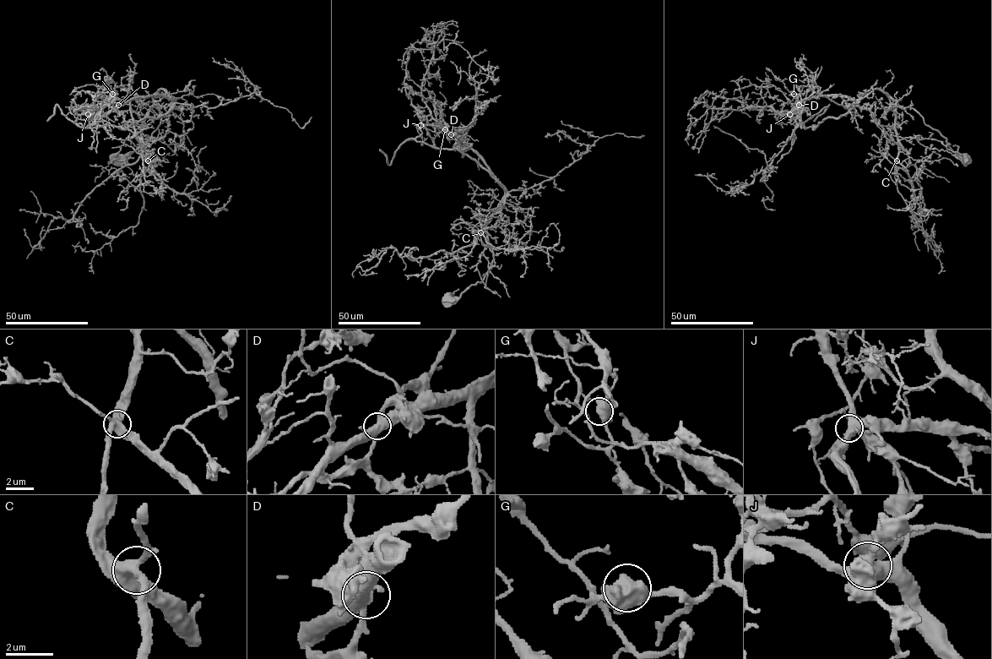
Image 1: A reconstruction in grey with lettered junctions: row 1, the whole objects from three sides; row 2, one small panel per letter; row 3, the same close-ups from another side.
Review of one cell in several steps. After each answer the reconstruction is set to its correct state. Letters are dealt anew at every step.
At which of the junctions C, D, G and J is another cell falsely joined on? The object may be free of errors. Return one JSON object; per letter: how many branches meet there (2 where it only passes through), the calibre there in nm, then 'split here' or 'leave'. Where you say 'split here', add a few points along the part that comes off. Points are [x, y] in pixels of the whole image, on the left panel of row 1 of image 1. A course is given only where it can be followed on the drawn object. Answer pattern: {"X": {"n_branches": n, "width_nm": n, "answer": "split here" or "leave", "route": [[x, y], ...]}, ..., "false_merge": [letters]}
{"C": {"n_branches": 4, "width_nm": 440, "answer": "leave"}, "D": {"n_branches": 4, "width_nm": 500, "answer": "leave"}, "G": {"n_branches": 4, "width_nm": 480, "answer": "leave"}, "J": {"n_branches": 4, "width_nm": 500, "answer": "leave"}, "false_merge": []}

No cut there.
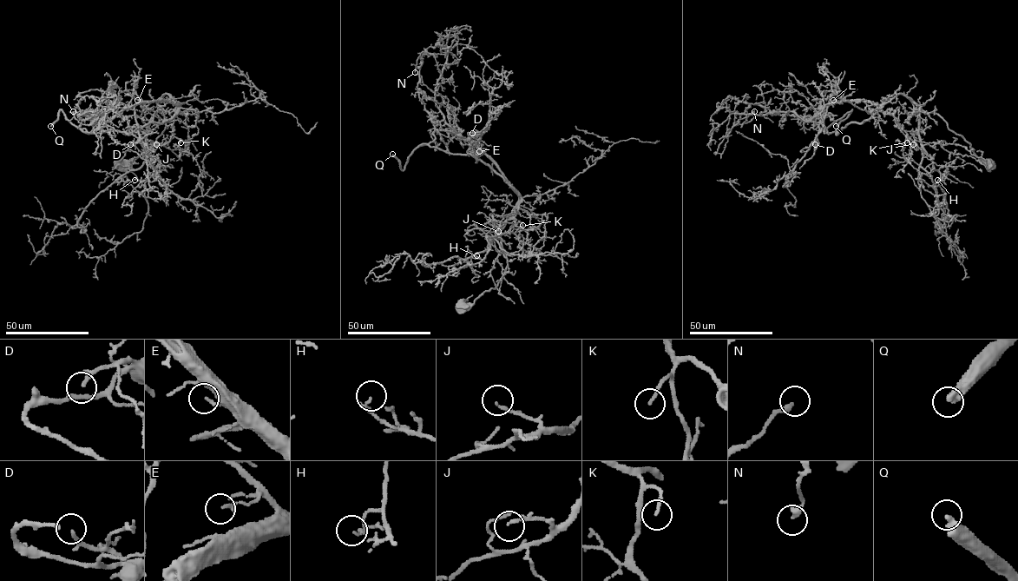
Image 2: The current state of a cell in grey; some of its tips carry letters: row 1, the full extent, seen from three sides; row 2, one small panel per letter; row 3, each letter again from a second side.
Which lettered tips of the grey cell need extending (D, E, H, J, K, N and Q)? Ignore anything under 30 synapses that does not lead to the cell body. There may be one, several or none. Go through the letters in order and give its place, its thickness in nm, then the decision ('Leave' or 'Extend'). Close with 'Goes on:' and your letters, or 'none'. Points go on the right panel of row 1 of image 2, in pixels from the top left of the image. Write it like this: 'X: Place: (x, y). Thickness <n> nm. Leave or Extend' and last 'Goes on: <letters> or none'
D: Place: (815, 144). Thickness 110 nm. Extend
E: Place: (833, 100). Thickness 140 nm. Leave
H: Place: (937, 180). Thickness 150 nm. Leave
J: Place: (913, 144). Thickness 140 nm. Leave
K: Place: (907, 142). Thickness 130 nm. Leave
N: Place: (754, 111). Thickness 280 nm. Leave
Q: Place: (836, 126). Thickness 400 nm. Extend
Goes on: D, Q

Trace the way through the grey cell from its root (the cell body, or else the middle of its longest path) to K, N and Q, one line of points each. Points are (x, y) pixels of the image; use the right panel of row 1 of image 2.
K: (988, 164), (937, 114), (923, 111), (905, 95), (896, 94), (880, 110), (892, 115), (908, 135), (907, 142)
N: (988, 164), (937, 114), (901, 94), (881, 104), (833, 102), (809, 121), (771, 111), (734, 124), (754, 111)
Q: (988, 164), (937, 114), (901, 94), (861, 122), (826, 131), (852, 109), (836, 126)

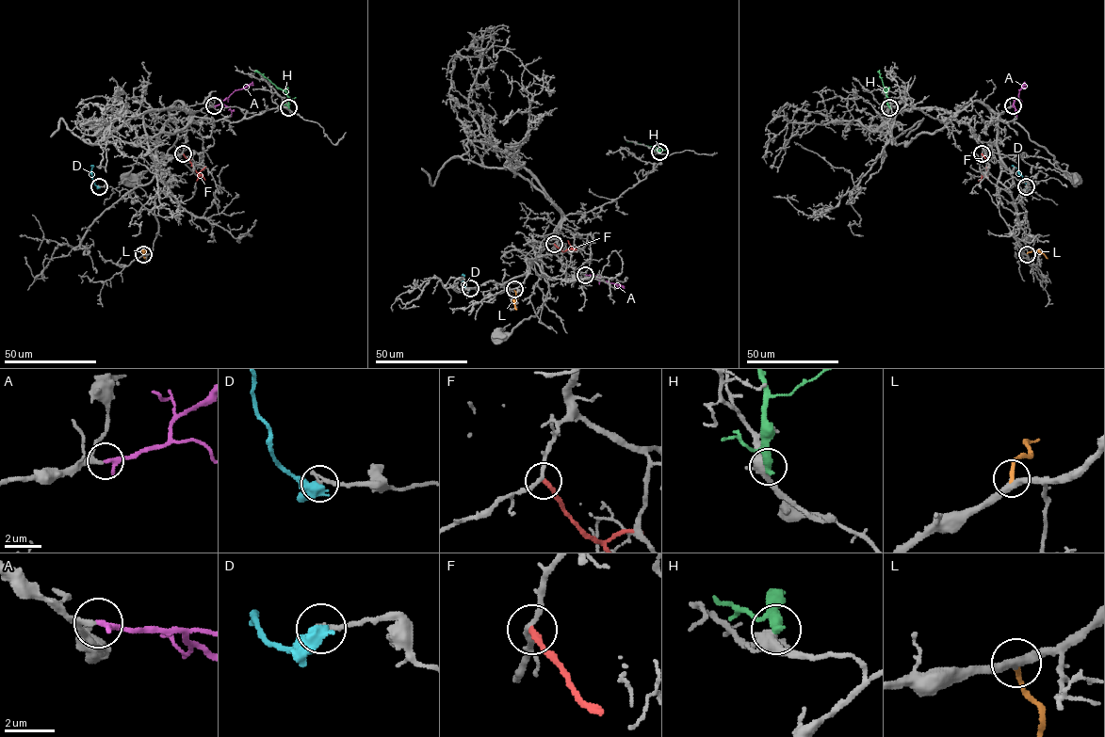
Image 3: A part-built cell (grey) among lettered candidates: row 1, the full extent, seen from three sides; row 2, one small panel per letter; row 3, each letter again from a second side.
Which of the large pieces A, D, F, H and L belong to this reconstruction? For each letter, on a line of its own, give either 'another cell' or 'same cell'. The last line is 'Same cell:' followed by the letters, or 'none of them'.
A: same cell
D: another cell
F: another cell
H: another cell
L: another cell
Same cell: A

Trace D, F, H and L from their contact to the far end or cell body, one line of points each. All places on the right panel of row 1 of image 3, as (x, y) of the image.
D: (1026, 186), (1023, 177), (1013, 166)
F: (982, 153), (988, 168), (978, 181)
H: (889, 107), (877, 72)
L: (1027, 254), (1036, 250), (1047, 258)

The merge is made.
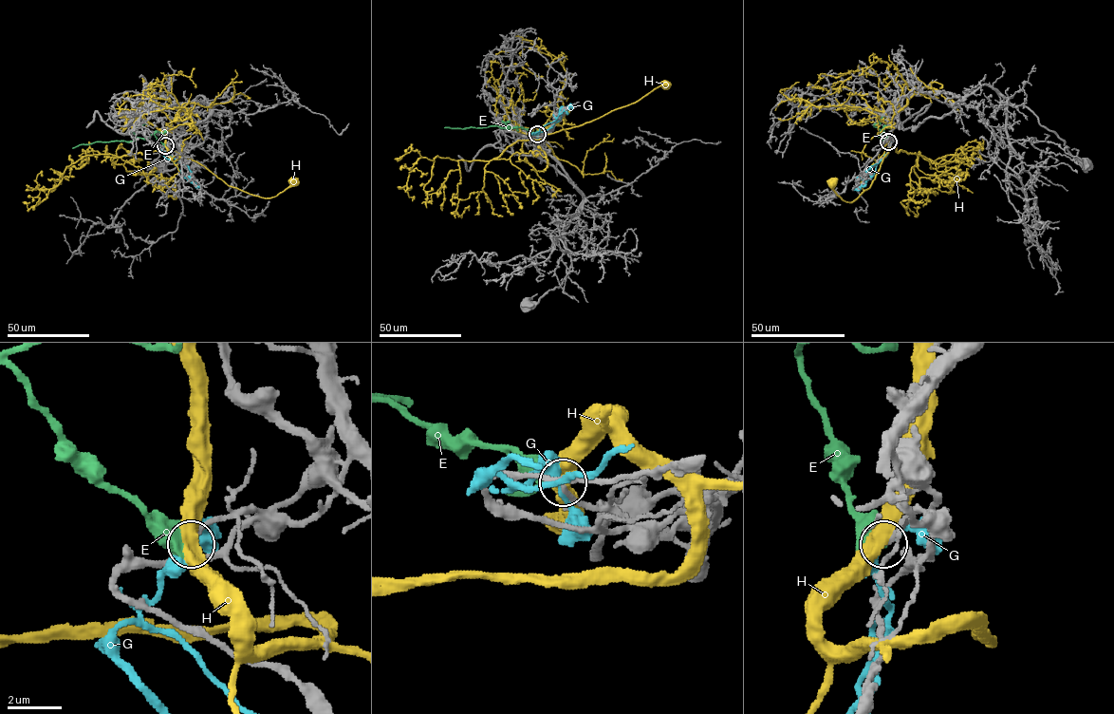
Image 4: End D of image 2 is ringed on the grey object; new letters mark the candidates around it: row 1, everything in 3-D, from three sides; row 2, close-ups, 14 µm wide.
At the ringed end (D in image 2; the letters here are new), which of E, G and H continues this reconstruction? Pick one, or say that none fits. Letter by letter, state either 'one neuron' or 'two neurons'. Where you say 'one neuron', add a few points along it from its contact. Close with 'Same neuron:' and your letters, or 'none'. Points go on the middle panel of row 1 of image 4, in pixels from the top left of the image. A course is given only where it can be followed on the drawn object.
E: two neurons
G: two neurons
H: two neurons
Same neuron: none

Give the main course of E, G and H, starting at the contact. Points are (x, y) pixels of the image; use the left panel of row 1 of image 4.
E: (164, 144), (152, 134), (133, 140), (94, 141), (72, 148)
G: (165, 144), (160, 152), (200, 188)
H: (165, 144), (168, 151), (195, 160), (229, 185), (261, 197), (275, 197), (294, 180)

